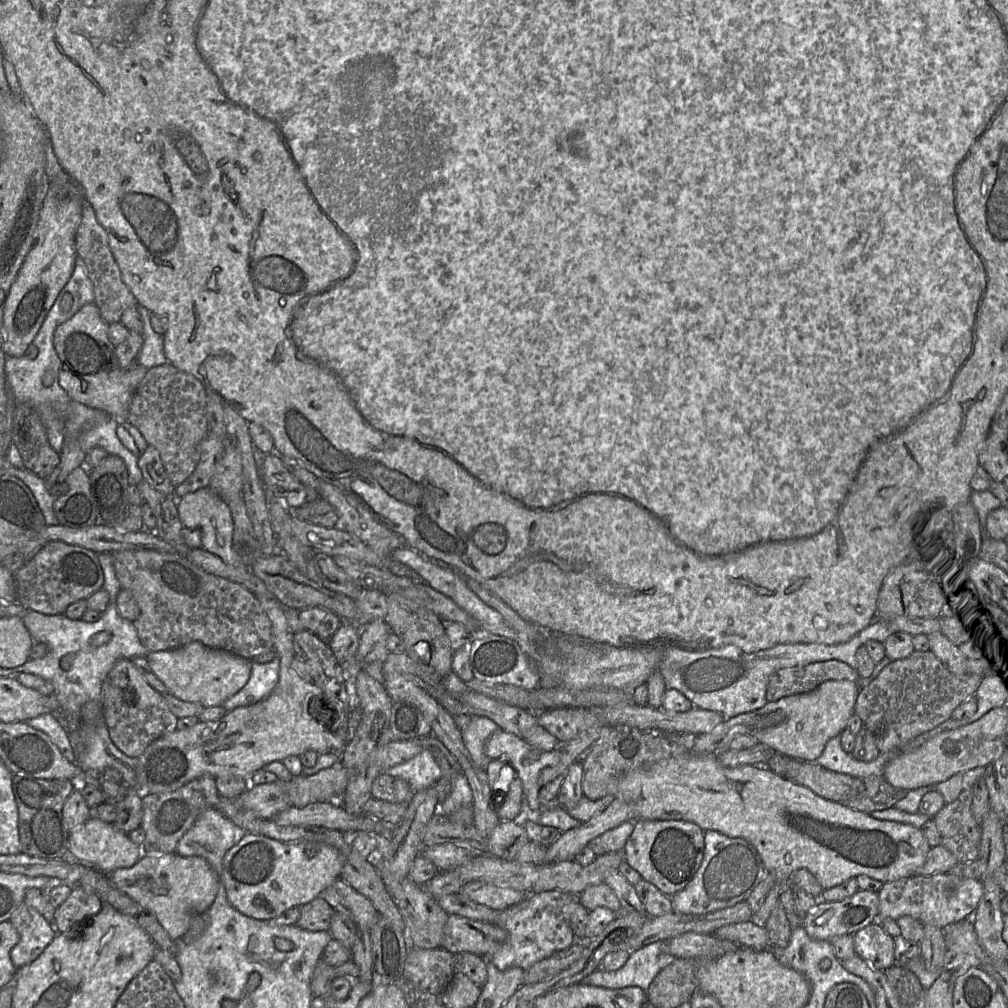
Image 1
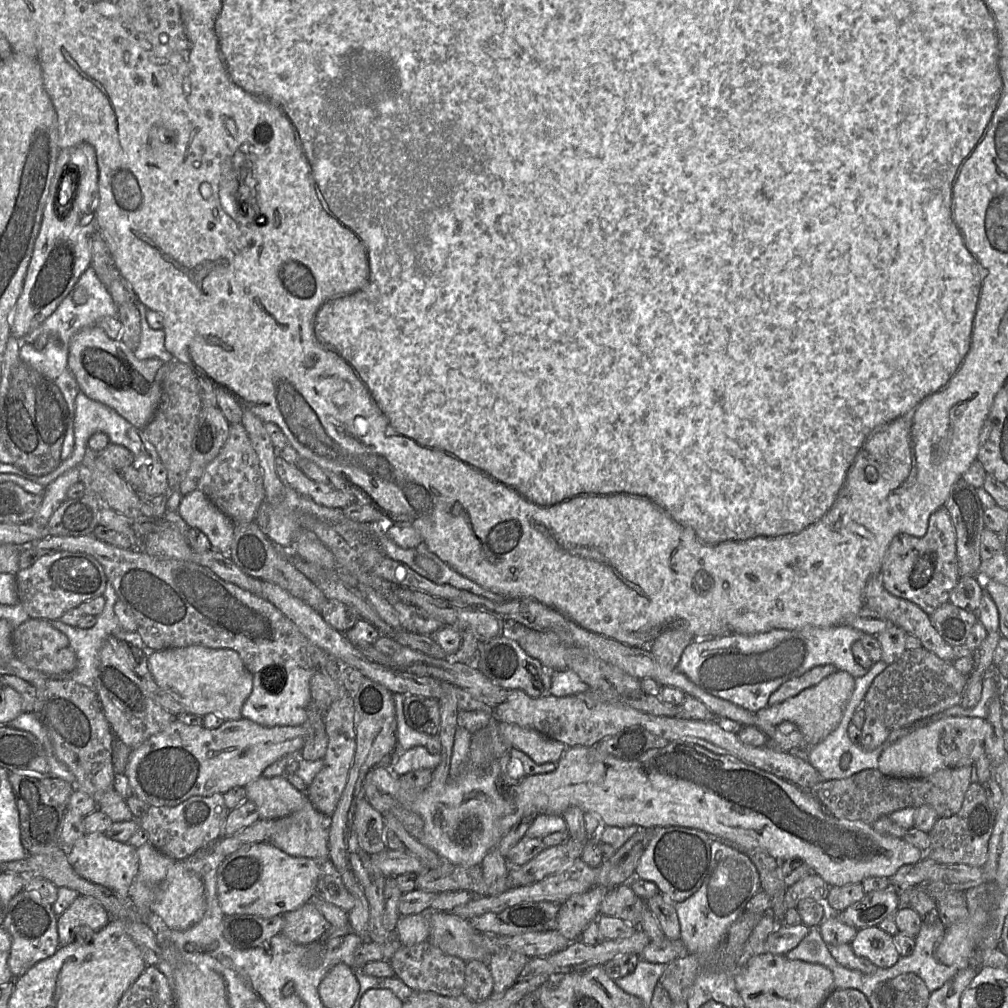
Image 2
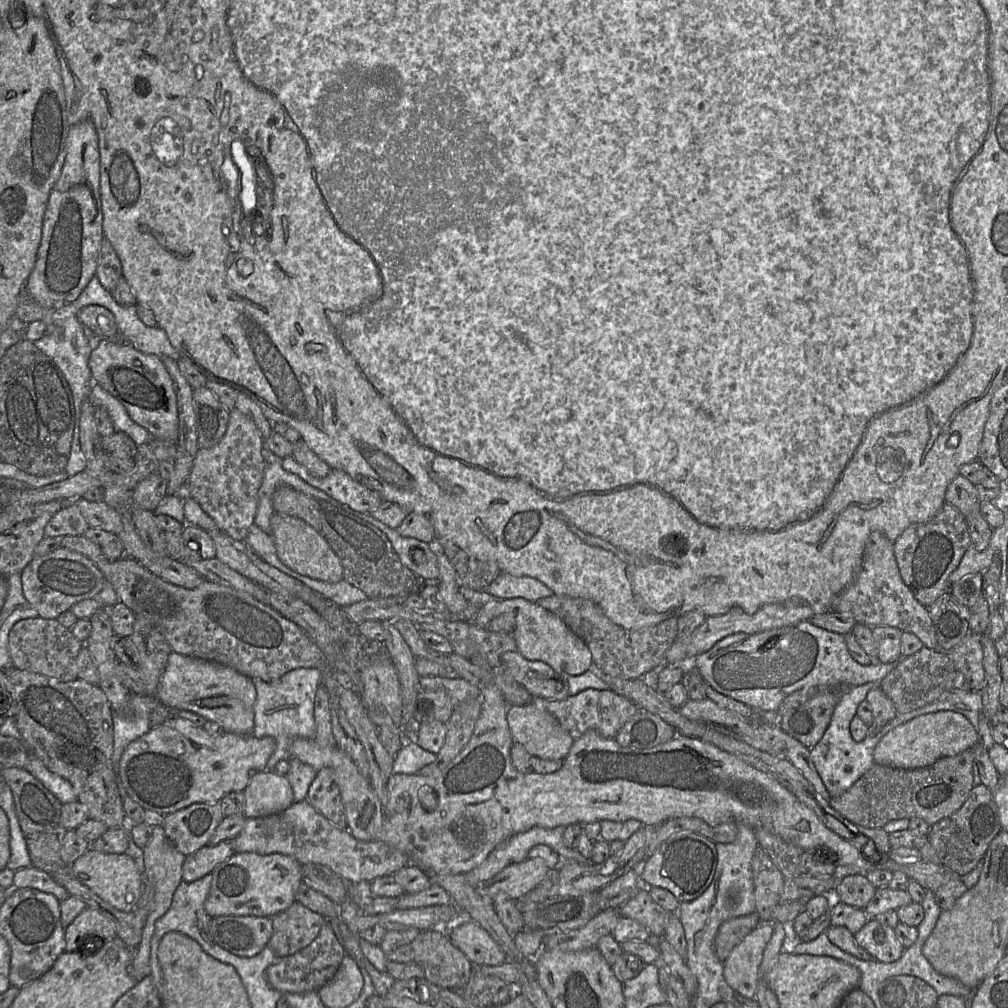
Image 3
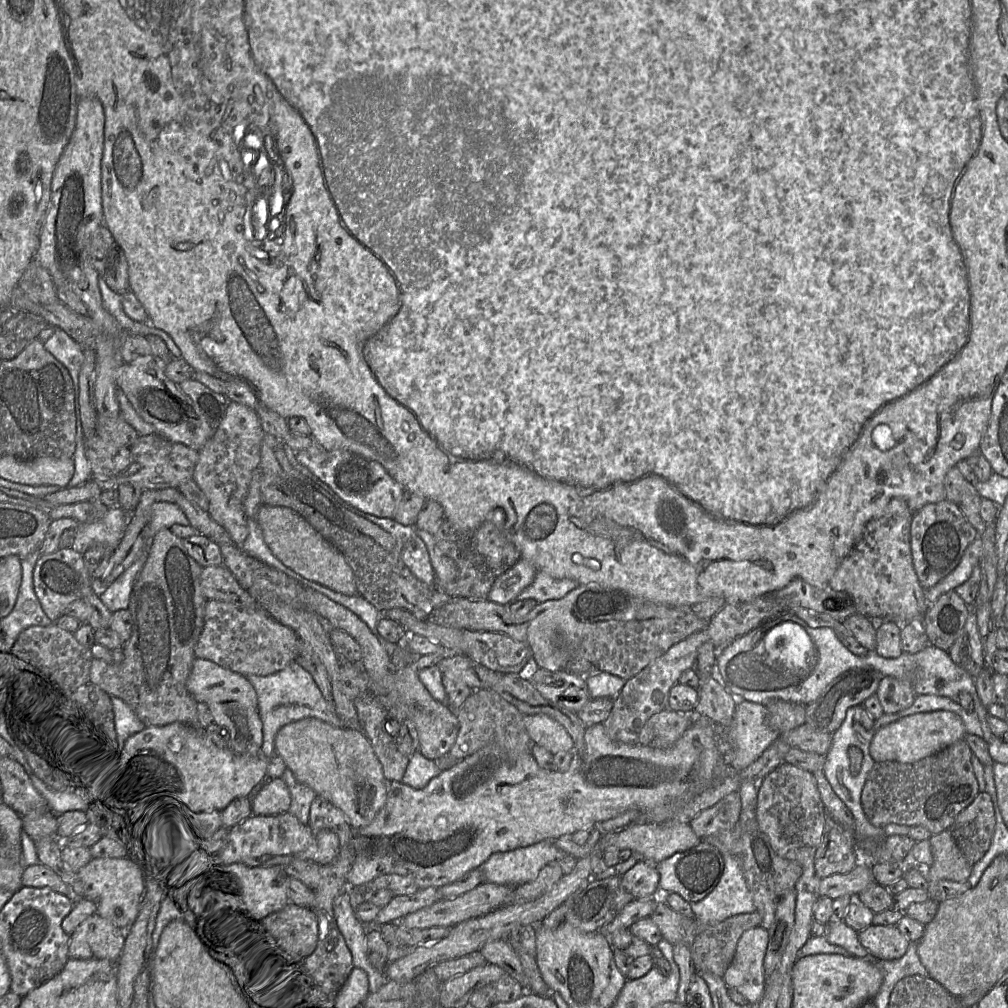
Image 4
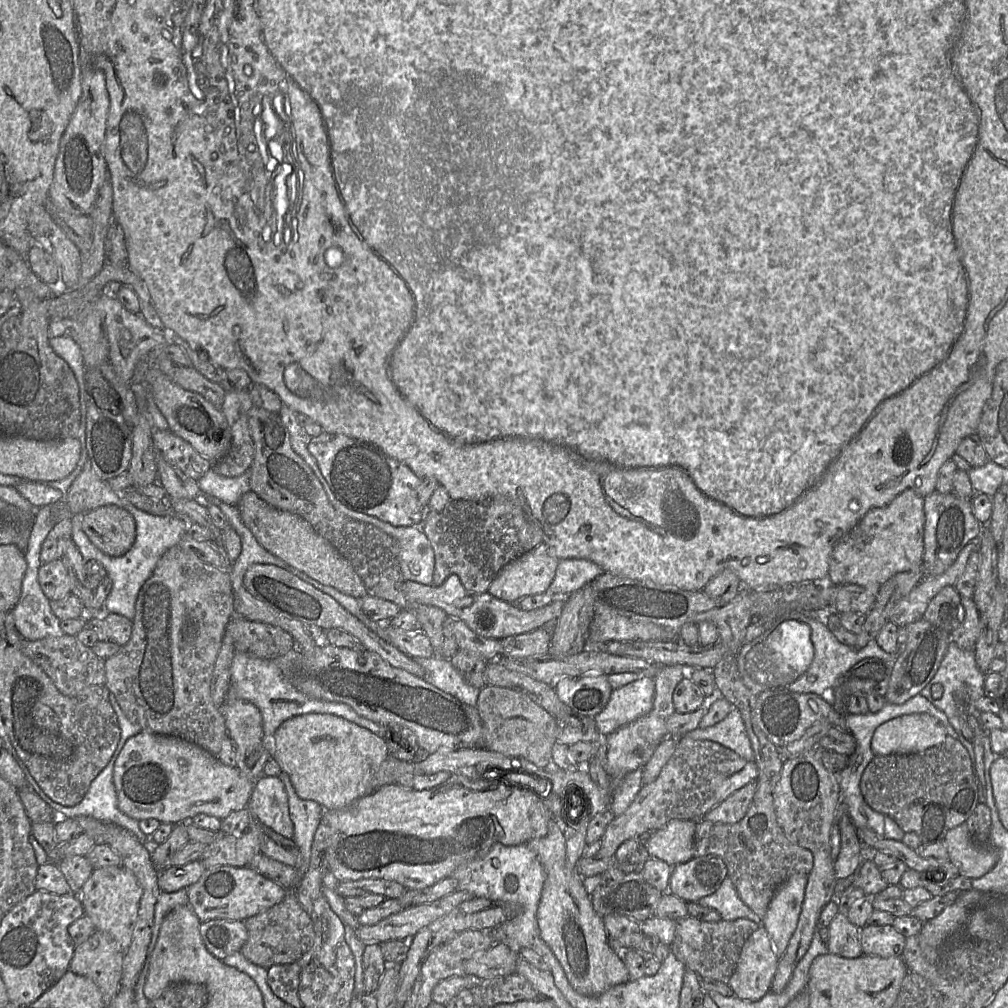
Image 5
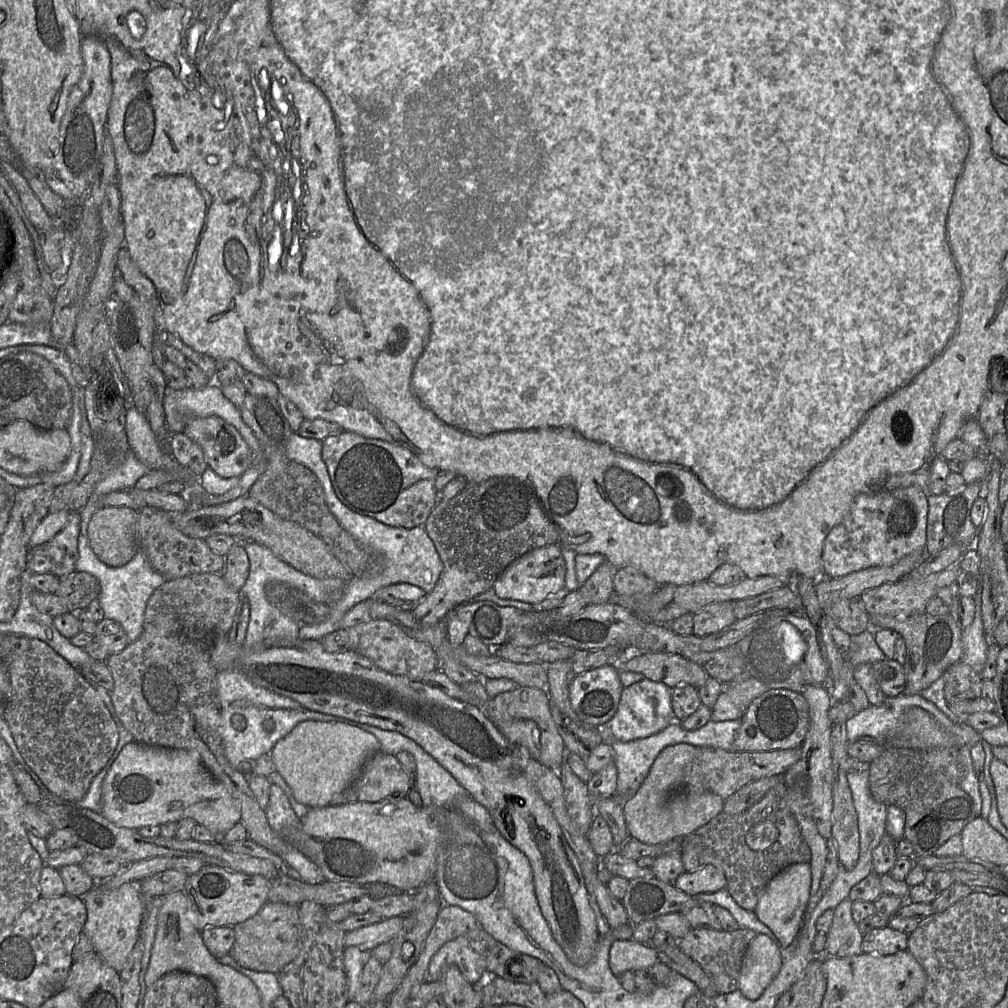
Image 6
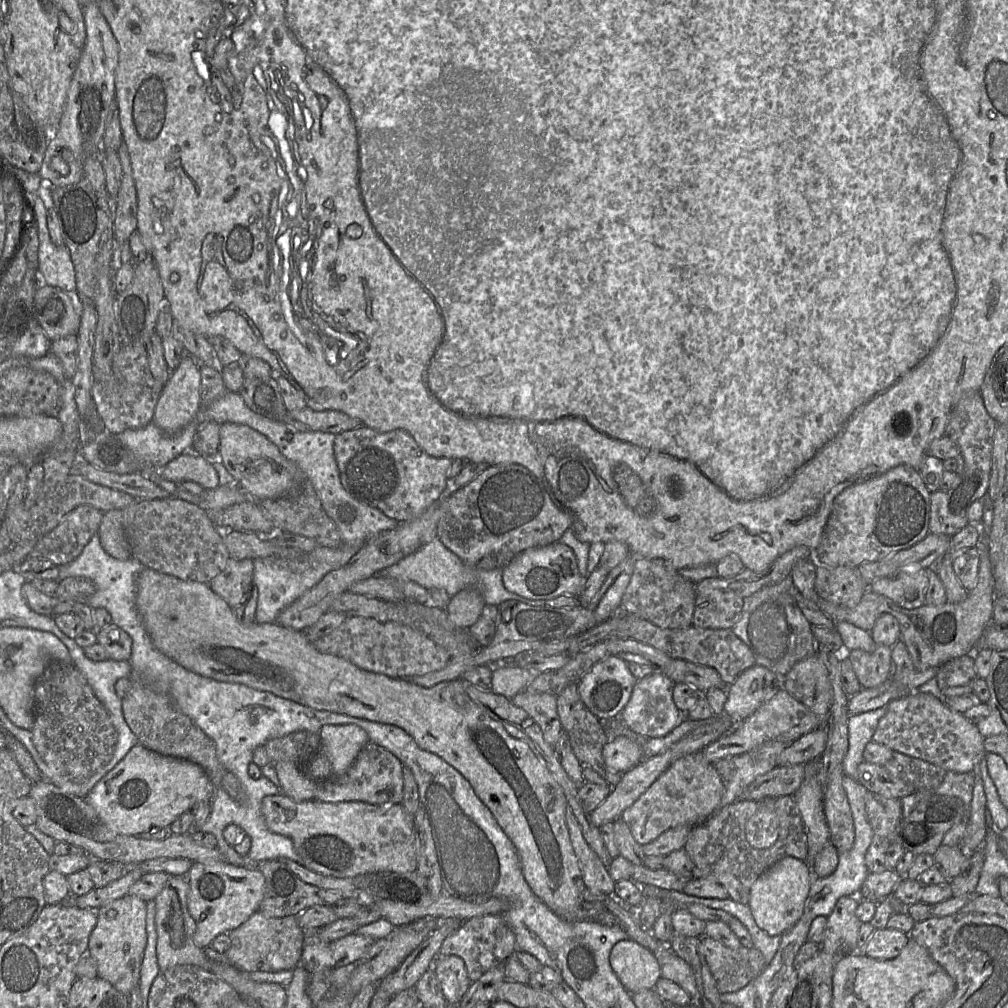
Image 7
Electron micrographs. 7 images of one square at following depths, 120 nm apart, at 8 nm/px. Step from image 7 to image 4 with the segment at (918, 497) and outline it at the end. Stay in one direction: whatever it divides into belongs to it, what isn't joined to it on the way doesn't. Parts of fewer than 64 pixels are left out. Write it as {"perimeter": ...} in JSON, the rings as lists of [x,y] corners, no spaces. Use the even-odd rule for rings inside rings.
{"perimeter":[[[892,499],[881,517],[866,524],[860,540],[828,582],[831,589],[846,592],[852,597],[856,614],[872,621],[893,621],[900,629],[909,623],[923,624],[929,608],[913,566],[910,546],[913,516],[904,500]]]}

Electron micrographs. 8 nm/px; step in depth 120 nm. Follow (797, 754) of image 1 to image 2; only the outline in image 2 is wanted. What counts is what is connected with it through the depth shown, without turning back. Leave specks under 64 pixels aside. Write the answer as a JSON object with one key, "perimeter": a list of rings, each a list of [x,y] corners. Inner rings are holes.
{"perimeter":[[[836,671],[817,685],[805,689],[779,704],[767,706],[757,711],[756,715],[776,727],[783,721],[796,724],[804,736],[804,749],[797,752],[804,755],[838,726],[854,688],[855,678],[853,676],[845,671]]]}

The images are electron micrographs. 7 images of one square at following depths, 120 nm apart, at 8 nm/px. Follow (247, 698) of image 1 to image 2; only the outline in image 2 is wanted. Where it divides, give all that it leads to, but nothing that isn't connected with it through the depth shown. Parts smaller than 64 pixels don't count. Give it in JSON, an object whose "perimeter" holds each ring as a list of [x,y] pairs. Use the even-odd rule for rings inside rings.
{"perimeter":[[[283,666],[272,668],[275,669],[269,671],[267,668],[266,671],[253,674],[252,692],[243,704],[242,716],[265,727],[303,725],[309,718],[309,708],[312,704],[310,680],[319,670]],[[276,668],[281,669],[281,674]],[[279,675],[281,677],[278,677]]]}

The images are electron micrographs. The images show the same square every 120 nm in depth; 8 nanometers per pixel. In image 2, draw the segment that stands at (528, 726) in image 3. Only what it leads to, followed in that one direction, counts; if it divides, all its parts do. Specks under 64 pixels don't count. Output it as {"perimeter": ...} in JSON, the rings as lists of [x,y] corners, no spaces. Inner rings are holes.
{"perimeter":[[[500,722],[499,732],[510,747],[521,750],[536,763],[557,763],[568,748],[563,742],[518,724]]]}

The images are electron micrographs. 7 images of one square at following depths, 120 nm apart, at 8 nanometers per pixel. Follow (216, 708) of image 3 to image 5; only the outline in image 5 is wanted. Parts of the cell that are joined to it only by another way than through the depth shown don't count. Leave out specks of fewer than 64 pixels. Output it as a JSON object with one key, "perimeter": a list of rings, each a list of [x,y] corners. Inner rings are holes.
{"perimeter":[[[240,699],[227,700],[221,709],[227,734],[236,746],[236,767],[255,784],[270,759],[262,743],[262,715],[254,704]]]}

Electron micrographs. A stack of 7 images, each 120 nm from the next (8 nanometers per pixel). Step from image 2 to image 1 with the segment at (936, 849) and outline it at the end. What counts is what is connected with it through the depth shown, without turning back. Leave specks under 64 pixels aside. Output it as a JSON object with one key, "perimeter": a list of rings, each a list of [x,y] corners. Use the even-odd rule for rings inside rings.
{"perimeter":[[[972,788],[962,790],[957,800],[945,804],[932,818],[941,838],[941,844],[958,862],[978,859],[981,842],[981,827],[972,811]]]}

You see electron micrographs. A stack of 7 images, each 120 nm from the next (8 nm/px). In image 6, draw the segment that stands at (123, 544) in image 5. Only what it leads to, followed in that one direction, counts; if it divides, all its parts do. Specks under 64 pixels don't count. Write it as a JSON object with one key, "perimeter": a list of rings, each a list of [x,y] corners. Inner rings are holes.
{"perimeter":[[[102,506],[88,523],[89,544],[97,557],[112,567],[127,564],[140,549],[138,532],[139,511],[127,506]]]}

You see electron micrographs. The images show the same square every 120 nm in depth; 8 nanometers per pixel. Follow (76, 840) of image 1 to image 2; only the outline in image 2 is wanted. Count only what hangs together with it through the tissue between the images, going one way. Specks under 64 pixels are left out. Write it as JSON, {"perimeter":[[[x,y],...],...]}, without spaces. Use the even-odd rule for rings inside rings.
{"perimeter":[[[87,833],[67,849],[68,861],[81,877],[105,886],[121,897],[129,896],[138,870],[139,858],[137,849],[129,843],[114,841],[104,833]]]}

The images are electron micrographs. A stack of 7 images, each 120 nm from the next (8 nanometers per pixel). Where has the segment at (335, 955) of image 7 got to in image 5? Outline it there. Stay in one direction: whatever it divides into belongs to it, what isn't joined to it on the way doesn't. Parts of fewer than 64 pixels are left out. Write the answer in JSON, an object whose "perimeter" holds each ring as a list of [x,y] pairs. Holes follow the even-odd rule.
{"perimeter":[[[455,891],[432,902],[405,907],[377,924],[358,927],[356,935],[366,945],[390,940],[409,941],[421,929],[473,897],[466,891]]]}

